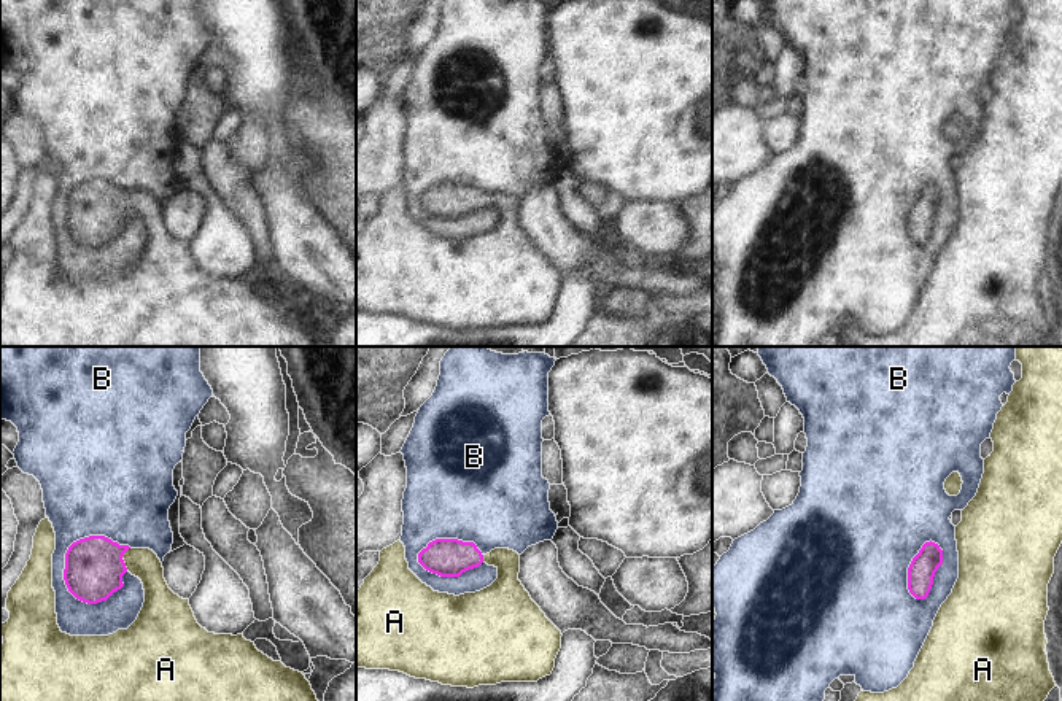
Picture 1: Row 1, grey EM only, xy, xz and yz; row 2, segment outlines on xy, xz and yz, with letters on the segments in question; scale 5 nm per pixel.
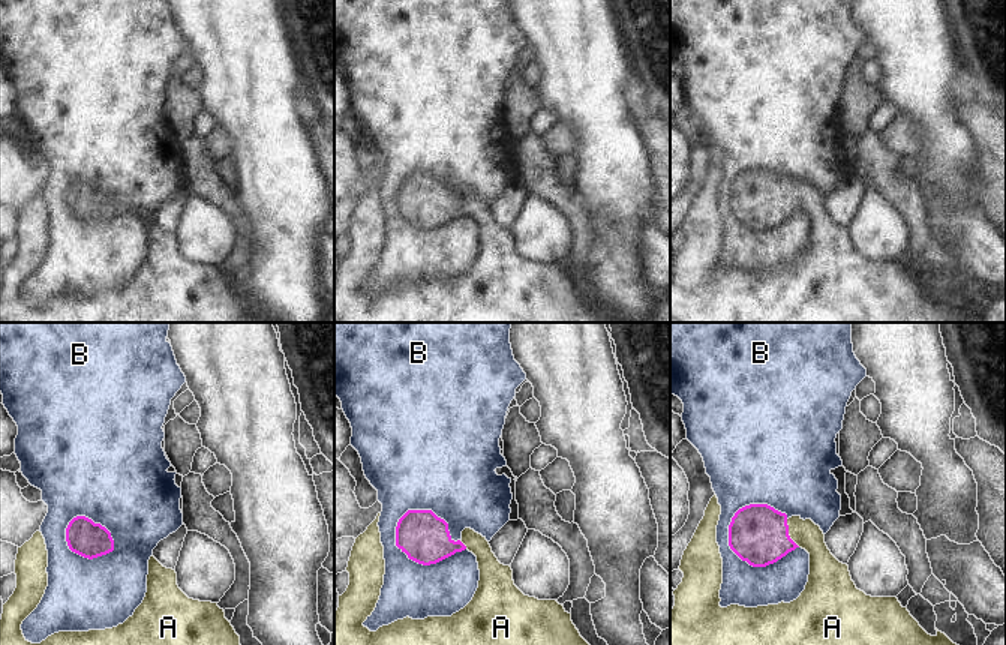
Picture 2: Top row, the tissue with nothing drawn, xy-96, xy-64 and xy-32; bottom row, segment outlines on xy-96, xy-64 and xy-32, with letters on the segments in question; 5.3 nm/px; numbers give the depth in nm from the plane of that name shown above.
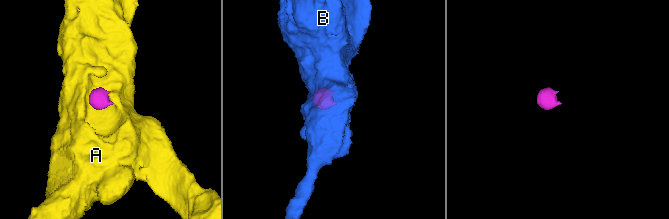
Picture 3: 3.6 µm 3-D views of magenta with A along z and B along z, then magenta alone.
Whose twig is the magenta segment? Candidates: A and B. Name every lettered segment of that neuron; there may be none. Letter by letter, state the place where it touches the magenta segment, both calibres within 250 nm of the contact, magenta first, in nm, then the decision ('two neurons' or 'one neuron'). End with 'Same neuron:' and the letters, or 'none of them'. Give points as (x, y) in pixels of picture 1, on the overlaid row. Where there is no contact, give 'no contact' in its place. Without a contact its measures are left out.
A: meets magenta in xy at (121, 558); 300 nm thick on the magenta side, 160 nm on the other; one neuron
B: meets magenta in xy at (80, 539); 300 nm thick on the magenta side, 440 nm on the other; two neurons
Same neuron: A

